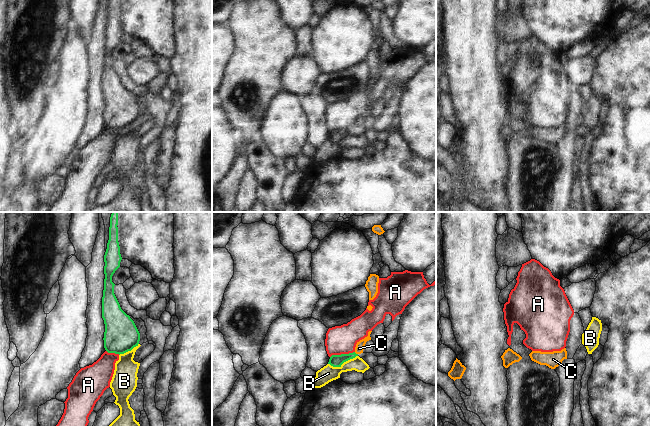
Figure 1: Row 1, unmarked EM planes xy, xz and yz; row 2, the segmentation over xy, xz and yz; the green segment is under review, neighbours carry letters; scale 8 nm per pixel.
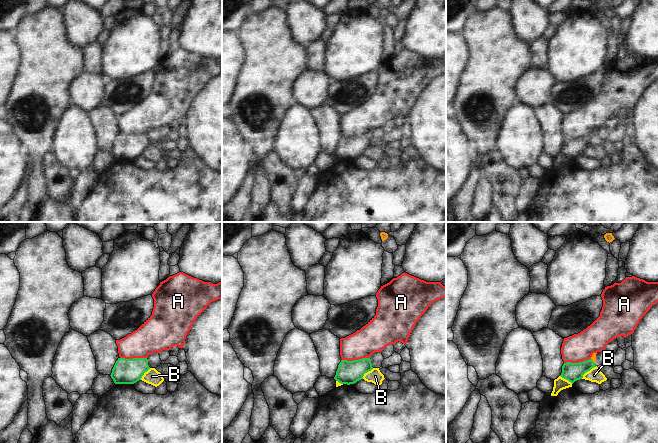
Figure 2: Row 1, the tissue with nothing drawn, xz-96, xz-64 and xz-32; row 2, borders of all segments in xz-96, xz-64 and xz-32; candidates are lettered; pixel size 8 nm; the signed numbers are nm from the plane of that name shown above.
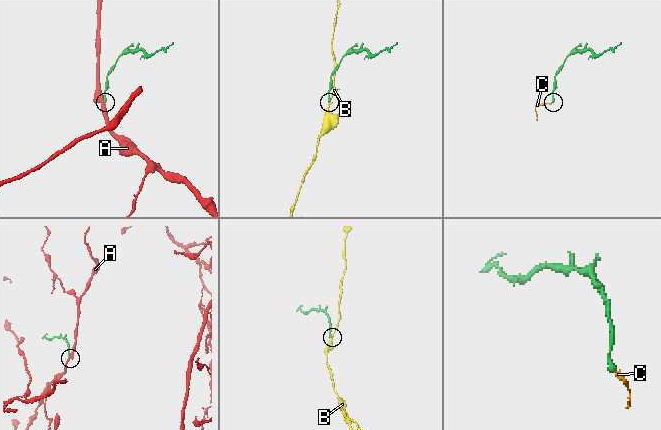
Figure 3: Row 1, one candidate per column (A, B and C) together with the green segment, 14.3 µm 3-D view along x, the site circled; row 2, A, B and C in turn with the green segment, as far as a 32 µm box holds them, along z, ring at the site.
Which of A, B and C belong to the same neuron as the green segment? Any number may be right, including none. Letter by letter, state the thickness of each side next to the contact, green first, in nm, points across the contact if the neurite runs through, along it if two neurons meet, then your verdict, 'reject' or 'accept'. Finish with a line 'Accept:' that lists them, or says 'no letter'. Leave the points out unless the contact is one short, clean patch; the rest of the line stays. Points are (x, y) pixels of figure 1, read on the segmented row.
A: calibres 100 and 220 nm; border xz (354, 351), (348, 354), (333, 354), (330, 357); reject
B: calibres 100 and 140 nm; border xz (357, 355), (344, 361), (339, 366), (328, 364); reject
C: calibres 100 and 70 nm; way xz (335, 360), (355, 353), (359, 348); accept
Accept: C

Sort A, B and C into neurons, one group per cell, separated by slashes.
A / B / C

